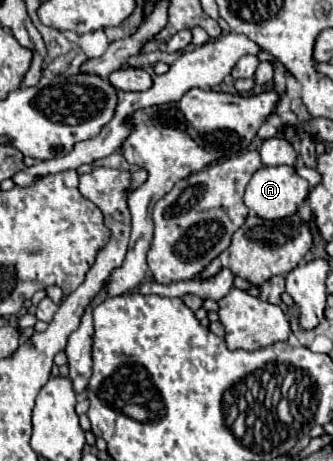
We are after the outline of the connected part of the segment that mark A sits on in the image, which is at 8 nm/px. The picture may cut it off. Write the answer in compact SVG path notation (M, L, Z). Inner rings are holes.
M293 166L259 168L247 184L245 206L265 220L287 218L297 212L307 196L309 184Z

